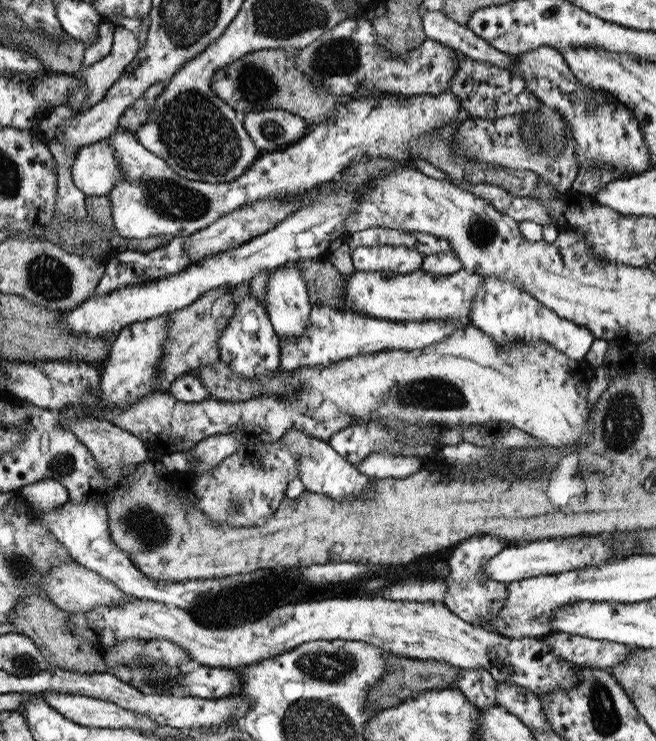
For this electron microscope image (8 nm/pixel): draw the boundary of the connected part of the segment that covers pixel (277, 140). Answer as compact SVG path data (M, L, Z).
M280 108L249 112L241 119L246 132L262 153L283 151L307 131L307 122L303 118Z

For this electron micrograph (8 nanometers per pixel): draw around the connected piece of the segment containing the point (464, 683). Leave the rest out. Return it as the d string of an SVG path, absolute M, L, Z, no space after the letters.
M460 669L460 674L454 679L450 689L460 690L466 700L480 710L497 706L496 686L492 674L486 669Z

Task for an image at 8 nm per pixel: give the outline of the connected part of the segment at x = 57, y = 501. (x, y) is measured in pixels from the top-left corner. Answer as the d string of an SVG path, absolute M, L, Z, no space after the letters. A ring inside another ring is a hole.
M40 480L20 488L20 494L32 508L48 510L69 502L67 488L55 480Z

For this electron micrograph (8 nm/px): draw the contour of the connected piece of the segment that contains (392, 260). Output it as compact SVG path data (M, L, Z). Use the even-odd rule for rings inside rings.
M359 246L352 251L356 271L410 273L421 269L426 255L405 246Z

